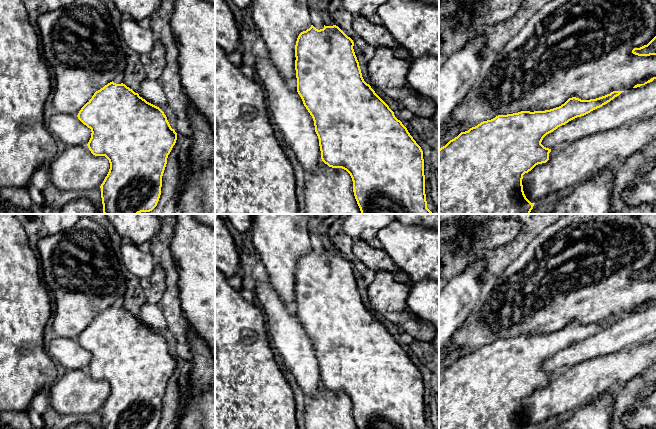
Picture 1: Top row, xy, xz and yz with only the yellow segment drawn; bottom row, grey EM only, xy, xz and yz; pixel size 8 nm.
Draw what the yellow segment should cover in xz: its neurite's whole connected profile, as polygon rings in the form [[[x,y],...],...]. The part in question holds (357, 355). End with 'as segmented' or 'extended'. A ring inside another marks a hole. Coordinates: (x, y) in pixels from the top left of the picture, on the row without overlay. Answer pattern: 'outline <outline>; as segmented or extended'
outline [[[311,249],[296,265],[297,316],[313,342],[321,383],[329,391],[342,392],[350,398],[358,429],[427,429],[423,375],[389,330],[364,305],[353,270],[353,264],[336,249],[324,249],[320,254]]]; as segmented

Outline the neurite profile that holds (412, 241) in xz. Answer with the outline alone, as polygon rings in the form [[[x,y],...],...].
[[[394,214],[395,221],[378,233],[382,249],[410,277],[410,282],[439,281],[439,214]]]

